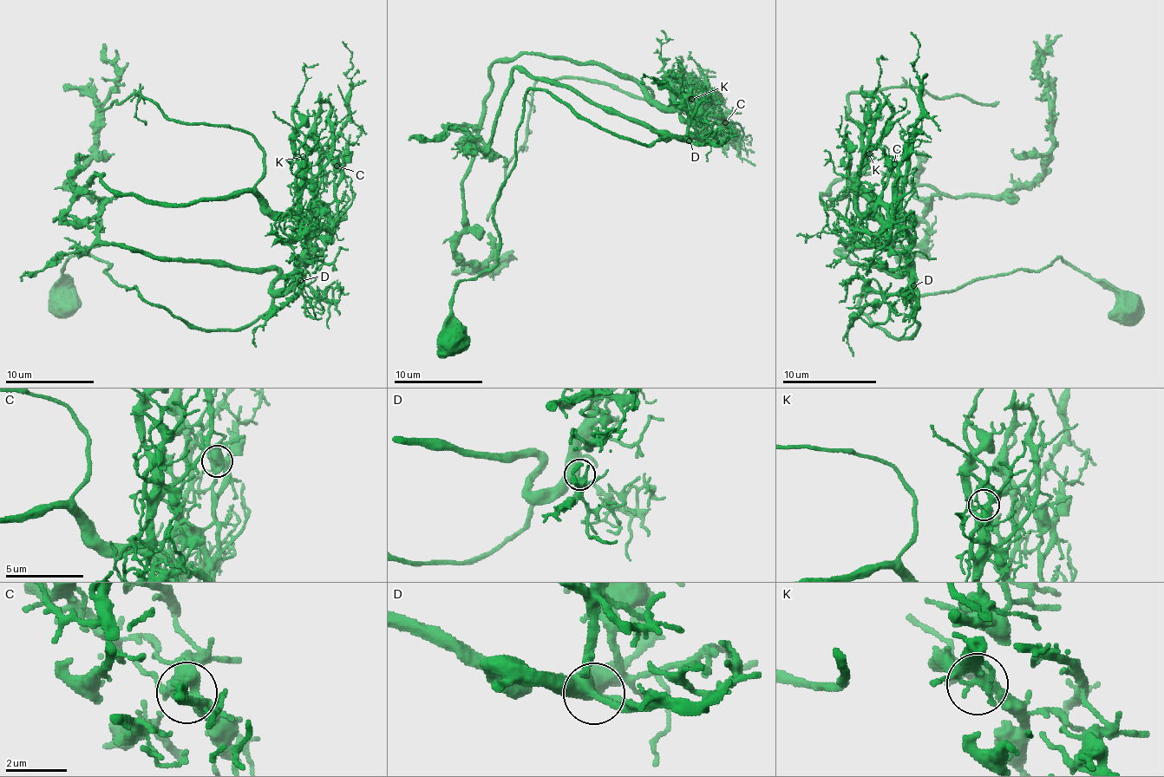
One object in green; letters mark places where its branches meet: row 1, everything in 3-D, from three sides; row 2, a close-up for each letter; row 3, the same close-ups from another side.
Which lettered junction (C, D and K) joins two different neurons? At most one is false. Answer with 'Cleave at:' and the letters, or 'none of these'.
Cleave at: C

